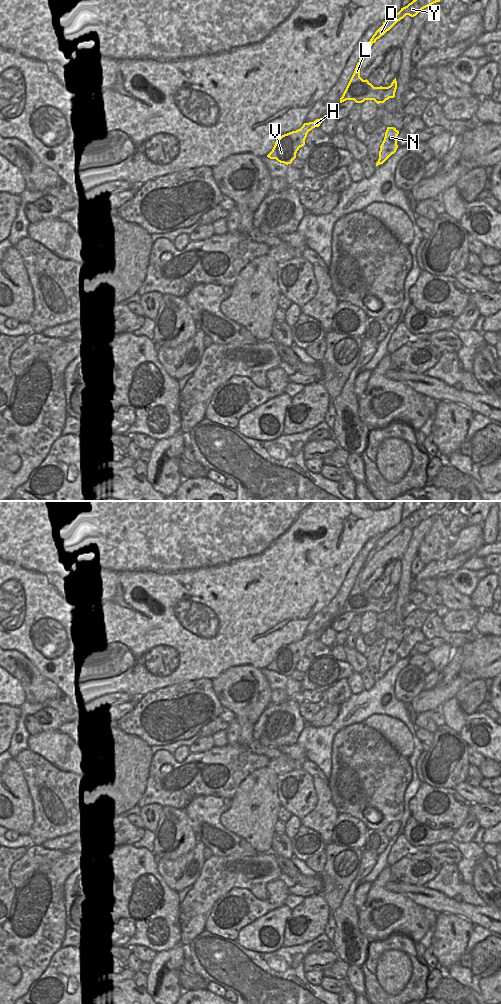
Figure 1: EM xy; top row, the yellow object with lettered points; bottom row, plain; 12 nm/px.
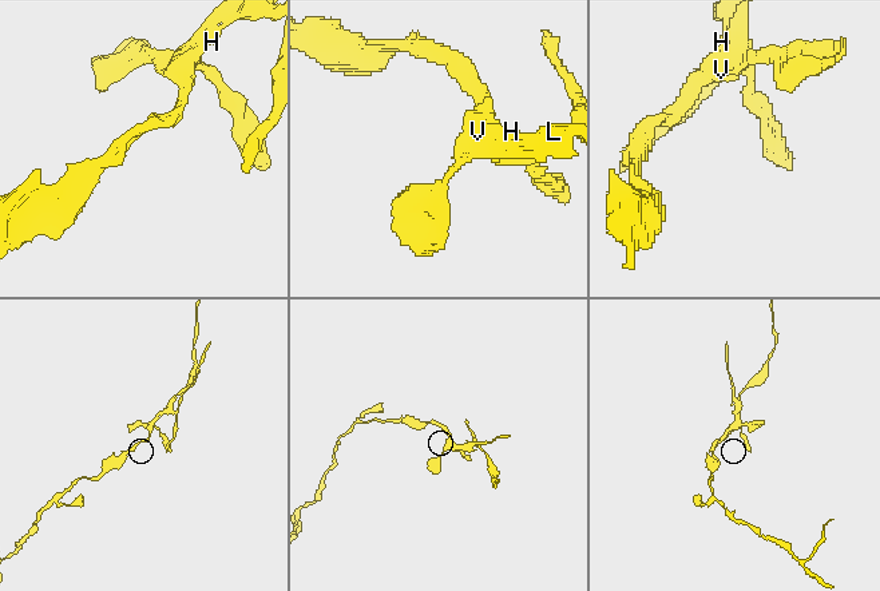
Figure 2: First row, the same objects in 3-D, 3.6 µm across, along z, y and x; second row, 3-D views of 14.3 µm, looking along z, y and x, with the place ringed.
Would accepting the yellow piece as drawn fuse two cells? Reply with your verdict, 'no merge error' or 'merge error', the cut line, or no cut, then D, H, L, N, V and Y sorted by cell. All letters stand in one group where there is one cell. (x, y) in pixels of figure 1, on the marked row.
merge error; cut in xy along (390, 86), (383, 91), (385, 100); D H L V Y / N

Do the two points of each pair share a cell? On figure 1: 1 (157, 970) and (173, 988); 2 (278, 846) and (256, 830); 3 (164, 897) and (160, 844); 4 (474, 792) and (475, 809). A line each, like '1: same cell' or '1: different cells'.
1: same cell
2: different cells
3: different cells
4: different cells

